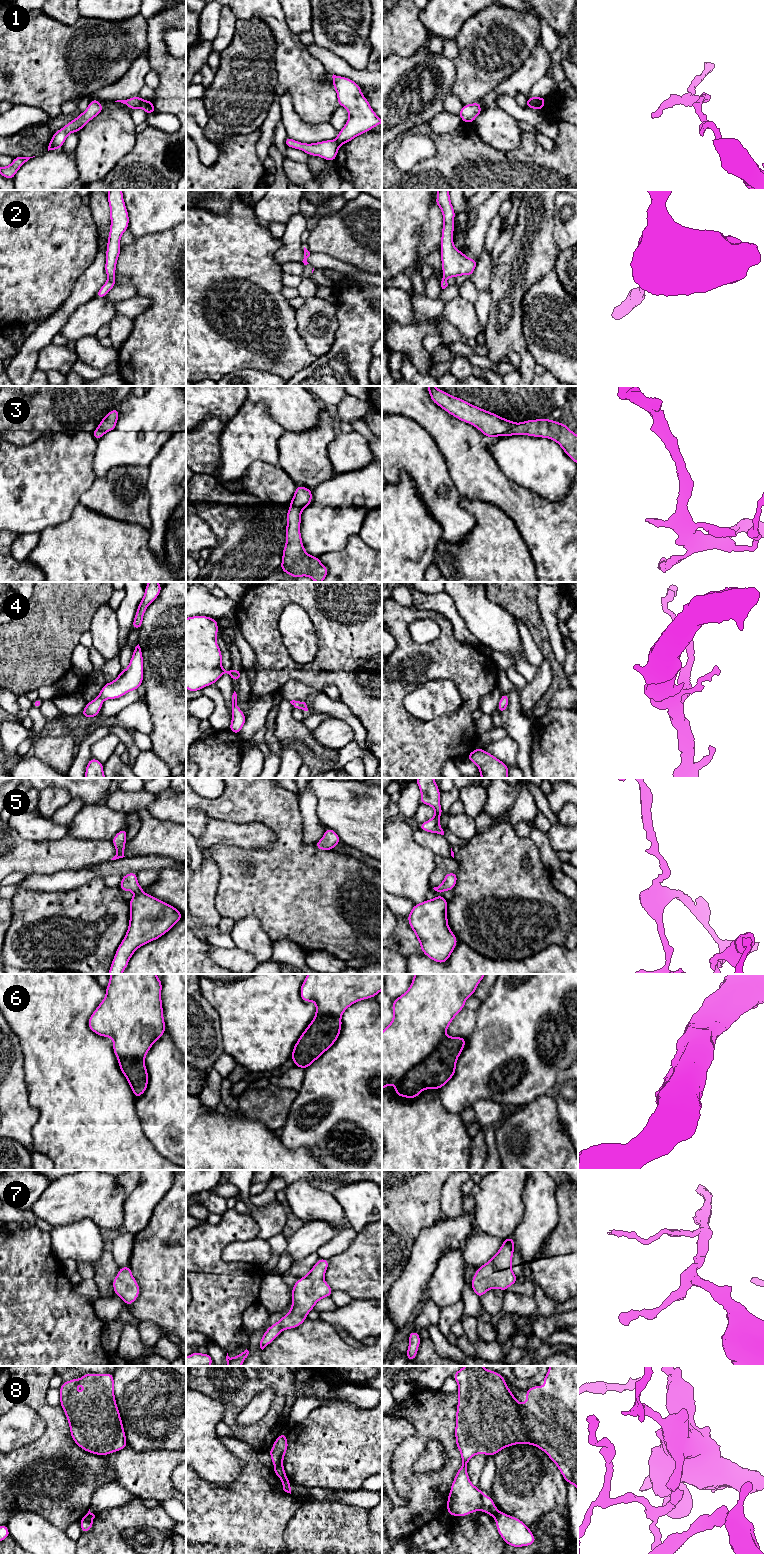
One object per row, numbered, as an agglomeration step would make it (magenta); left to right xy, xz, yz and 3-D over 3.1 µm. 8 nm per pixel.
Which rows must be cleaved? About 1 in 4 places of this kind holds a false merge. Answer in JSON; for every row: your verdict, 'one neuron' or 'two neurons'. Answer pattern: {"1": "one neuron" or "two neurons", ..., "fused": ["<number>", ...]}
{"1": "two neurons", "2": "one neuron", "3": "one neuron", "4": "one neuron", "5": "one neuron", "6": "one neuron", "7": "one neuron", "8": "two neurons", "fused": ["1", "8"]}

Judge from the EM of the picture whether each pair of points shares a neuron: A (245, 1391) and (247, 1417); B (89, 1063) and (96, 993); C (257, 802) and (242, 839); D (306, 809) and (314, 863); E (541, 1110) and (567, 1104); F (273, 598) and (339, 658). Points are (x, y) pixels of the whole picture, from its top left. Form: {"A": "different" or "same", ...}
{"A": "different", "B": "same", "C": "different", "D": "different", "E": "different", "F": "same"}

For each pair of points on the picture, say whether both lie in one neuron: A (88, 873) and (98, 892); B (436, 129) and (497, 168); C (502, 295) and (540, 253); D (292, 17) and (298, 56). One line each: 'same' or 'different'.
A: different
B: different
C: same
D: different

